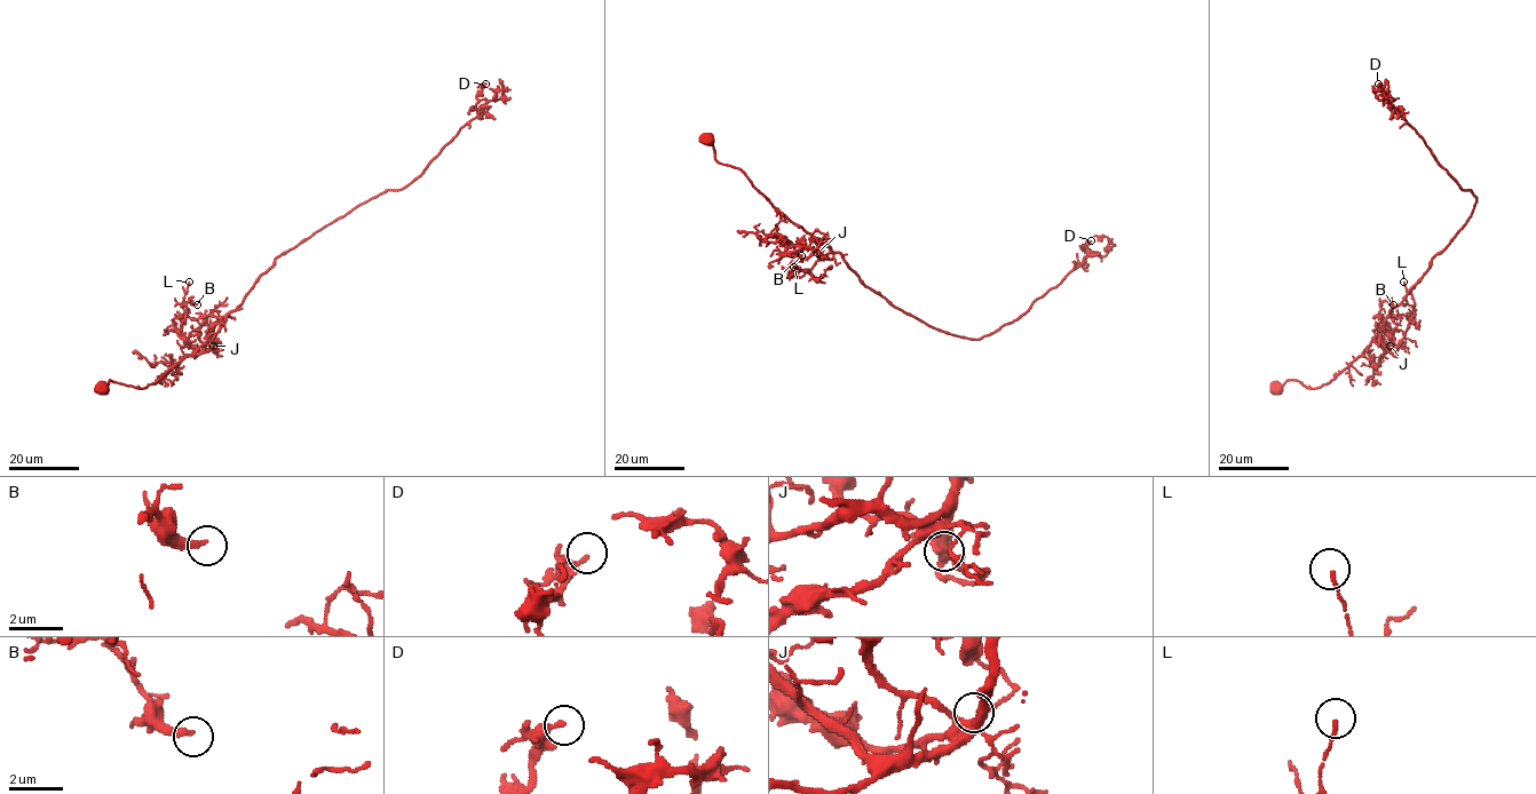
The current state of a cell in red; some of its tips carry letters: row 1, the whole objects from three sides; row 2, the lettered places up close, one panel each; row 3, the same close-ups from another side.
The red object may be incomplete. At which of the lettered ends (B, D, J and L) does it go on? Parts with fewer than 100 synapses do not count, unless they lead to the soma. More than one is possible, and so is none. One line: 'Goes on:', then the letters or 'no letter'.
Goes on: no letter

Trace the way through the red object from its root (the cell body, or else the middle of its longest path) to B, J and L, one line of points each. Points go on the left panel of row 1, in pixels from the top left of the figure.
B: (102, 387), (111, 380), (145, 388), (207, 341), (210, 350), (198, 351), (182, 333), (185, 303), (197, 304)
J: (102, 387), (111, 380), (145, 388), (211, 342), (214, 334), (210, 336), (210, 331), (218, 342), (213, 346)
L: (102, 387), (111, 380), (145, 388), (212, 341), (224, 317), (207, 315), (192, 319), (182, 303), (189, 282)

